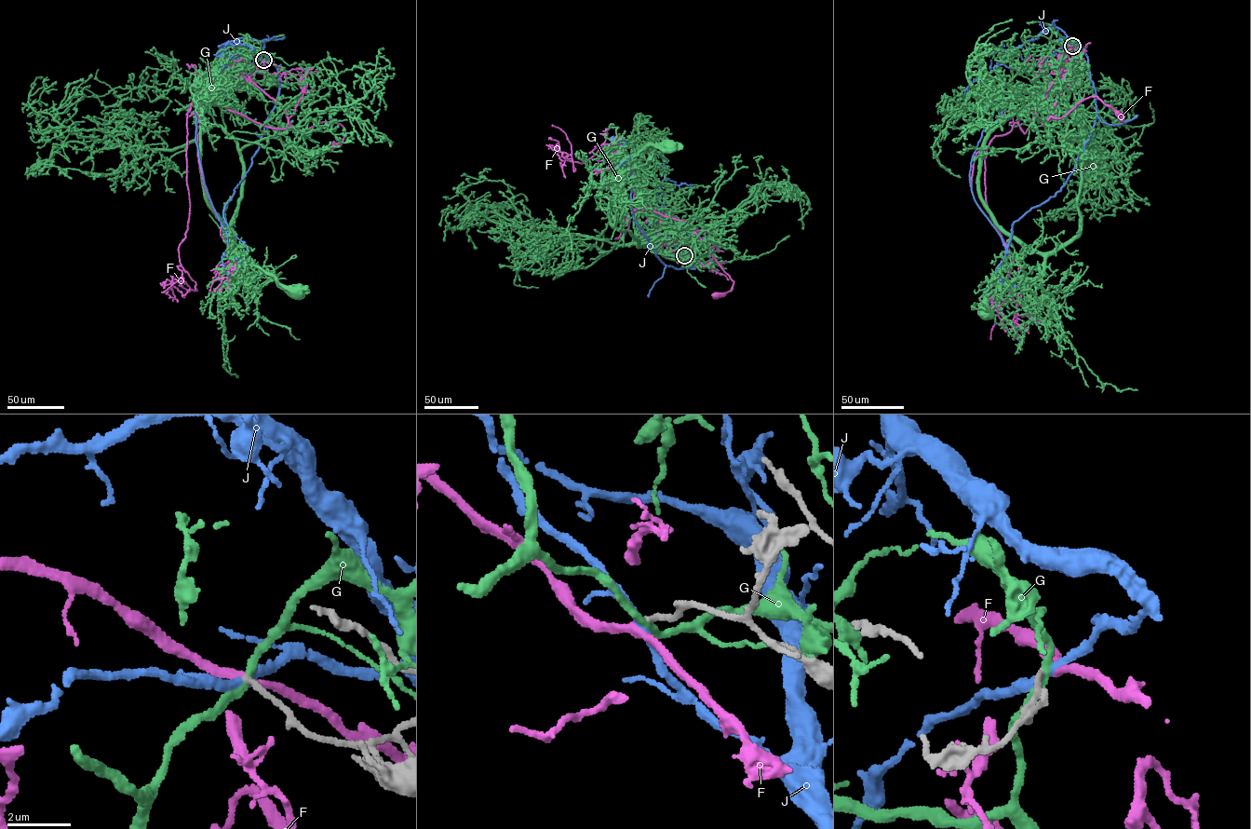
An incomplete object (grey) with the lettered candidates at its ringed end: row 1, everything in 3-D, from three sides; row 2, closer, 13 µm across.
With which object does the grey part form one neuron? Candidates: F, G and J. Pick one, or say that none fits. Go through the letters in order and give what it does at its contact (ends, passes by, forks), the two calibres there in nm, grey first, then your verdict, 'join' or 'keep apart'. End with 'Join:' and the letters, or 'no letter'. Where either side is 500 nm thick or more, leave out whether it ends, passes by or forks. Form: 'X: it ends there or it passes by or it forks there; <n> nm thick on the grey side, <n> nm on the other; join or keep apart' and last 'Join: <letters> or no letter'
F: it passes by; 180 nm thick on the grey side, 240 nm on the other; join
G: it passes by; 180 nm thick on the grey side, 240 nm on the other; keep apart
J: it passes by; 180 nm thick on the grey side, 240 nm on the other; keep apart
Join: F

